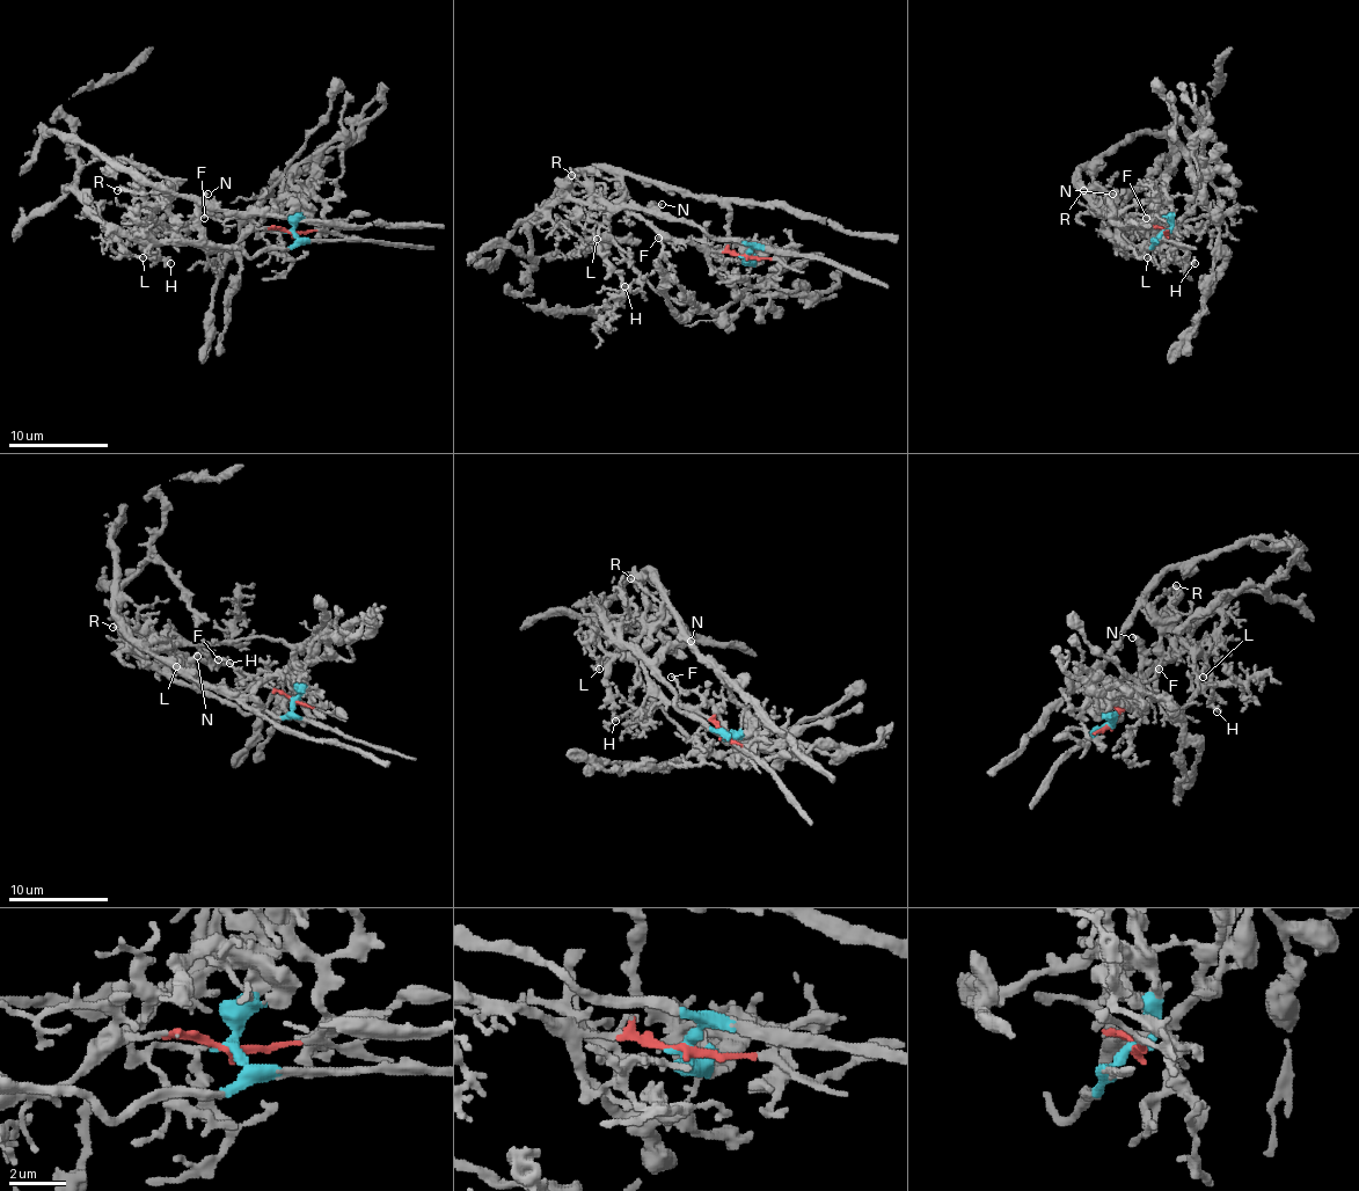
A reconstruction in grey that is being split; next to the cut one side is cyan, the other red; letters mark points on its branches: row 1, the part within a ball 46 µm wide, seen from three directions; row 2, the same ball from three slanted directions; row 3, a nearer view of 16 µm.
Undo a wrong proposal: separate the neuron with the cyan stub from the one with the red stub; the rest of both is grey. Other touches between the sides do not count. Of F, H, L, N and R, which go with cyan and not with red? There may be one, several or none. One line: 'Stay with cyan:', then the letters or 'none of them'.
Stay with cyan: N

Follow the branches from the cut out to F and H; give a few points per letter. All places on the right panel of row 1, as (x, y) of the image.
F: (1166, 233), (1145, 218)
H: (1166, 233), (1160, 228), (1147, 246), (1133, 246), (1112, 213), (1115, 209), (1155, 246), (1196, 263)

